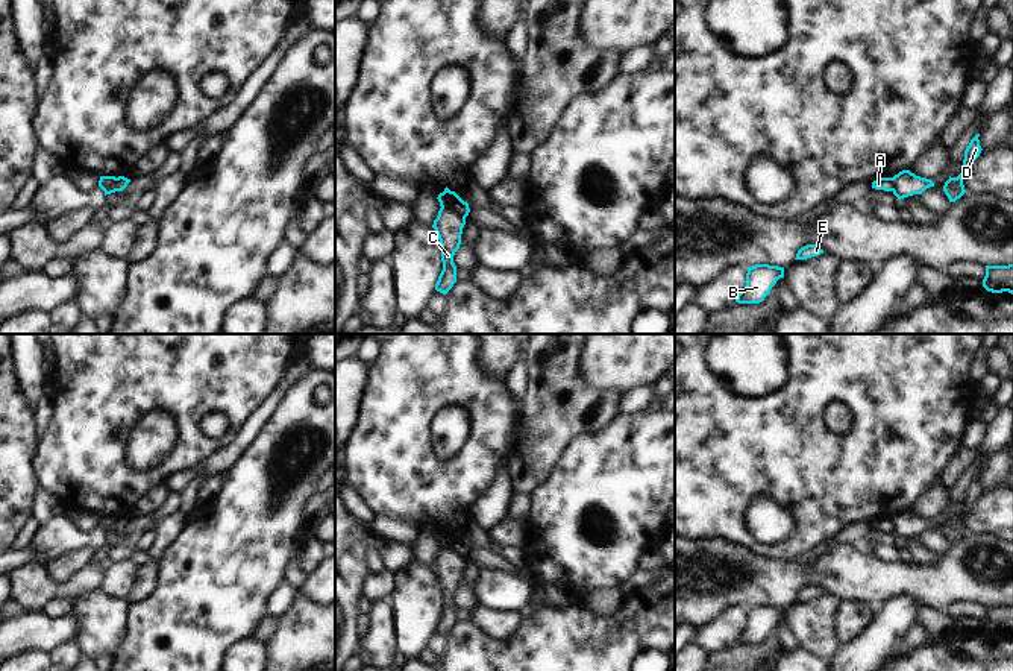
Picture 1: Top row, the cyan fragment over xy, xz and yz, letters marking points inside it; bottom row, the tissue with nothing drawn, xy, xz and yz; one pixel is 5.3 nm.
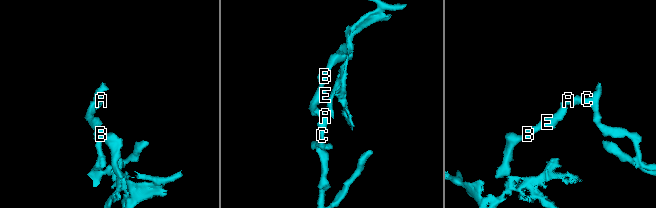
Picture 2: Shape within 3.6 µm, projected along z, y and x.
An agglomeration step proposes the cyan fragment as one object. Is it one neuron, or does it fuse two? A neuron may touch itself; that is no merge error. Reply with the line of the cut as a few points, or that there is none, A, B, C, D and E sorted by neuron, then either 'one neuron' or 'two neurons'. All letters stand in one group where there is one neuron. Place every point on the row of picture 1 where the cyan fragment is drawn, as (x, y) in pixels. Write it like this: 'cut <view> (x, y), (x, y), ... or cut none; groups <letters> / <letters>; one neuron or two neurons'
cut xz (442, 207), (448, 207), (464, 217); groups A B E / C D; two neurons

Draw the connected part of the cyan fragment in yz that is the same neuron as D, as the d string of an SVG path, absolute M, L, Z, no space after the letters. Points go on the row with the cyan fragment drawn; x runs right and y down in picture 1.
M977 134L971 140L969 146L964 150L961 173L957 178L949 176L949 179L943 185L943 191L948 196L949 202L955 202L966 193L964 185L963 185L963 175L964 175L966 169L980 156L981 150L983 150L980 146L978 137L980 137L980 134Z

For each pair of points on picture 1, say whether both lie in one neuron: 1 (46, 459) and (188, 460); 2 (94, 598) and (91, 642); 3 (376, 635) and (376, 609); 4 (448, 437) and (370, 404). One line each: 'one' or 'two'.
1: one
2: one
3: one
4: two

